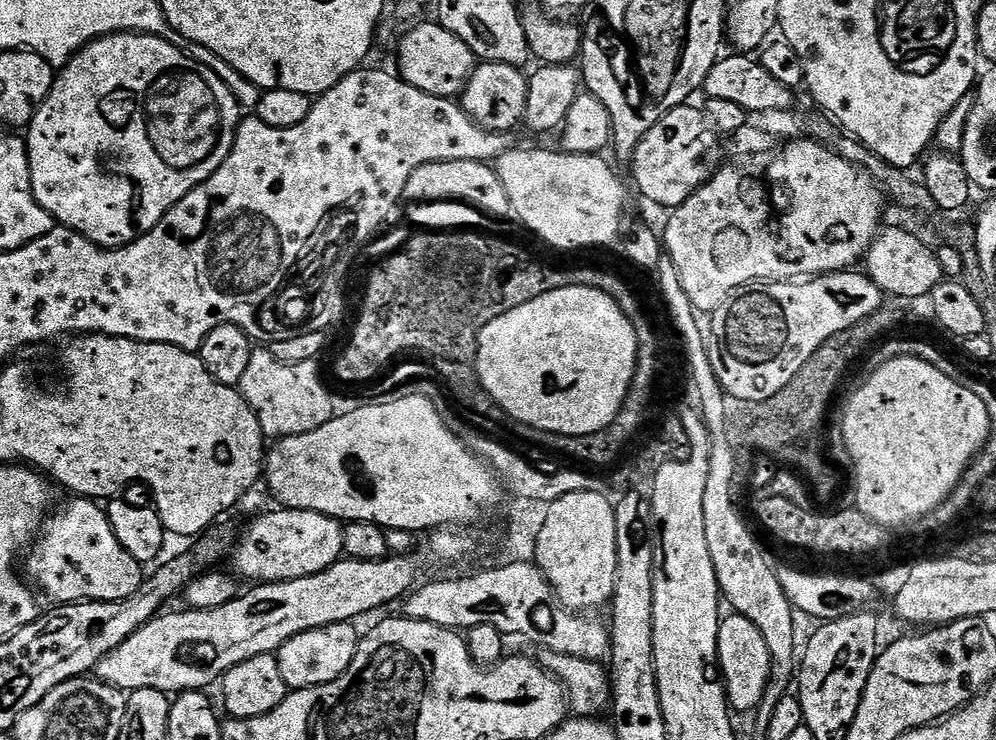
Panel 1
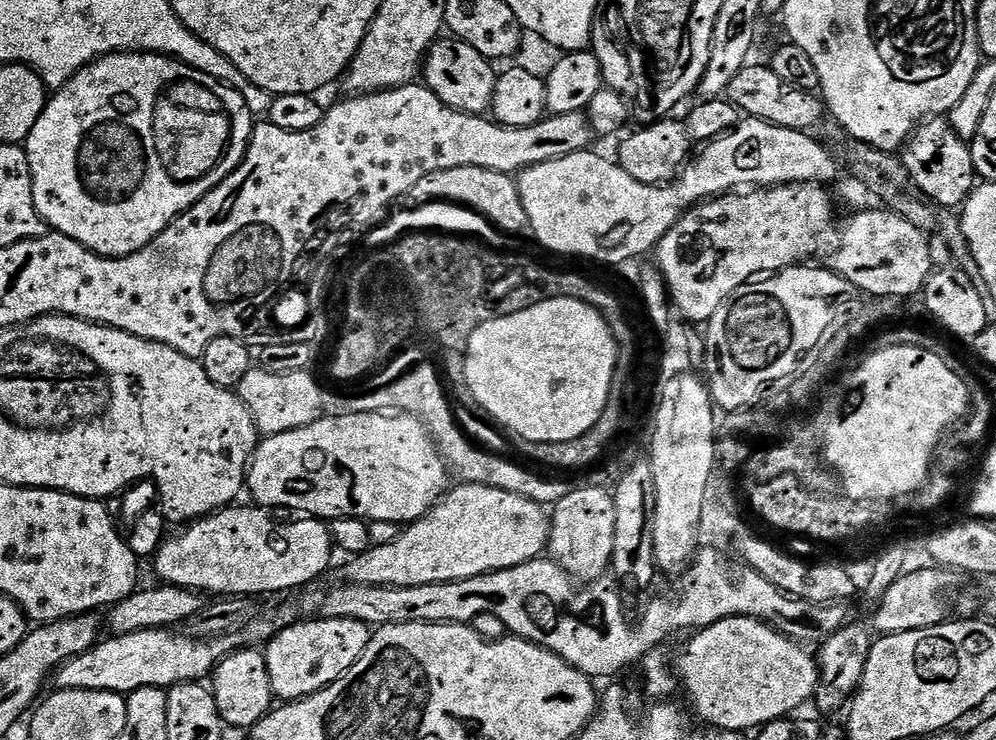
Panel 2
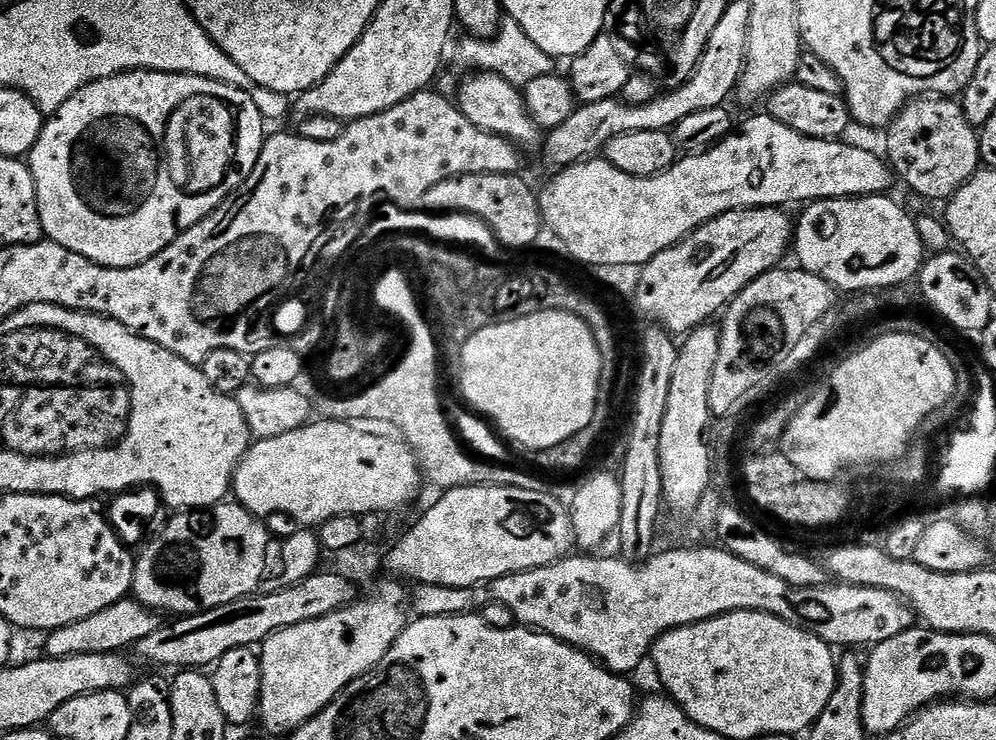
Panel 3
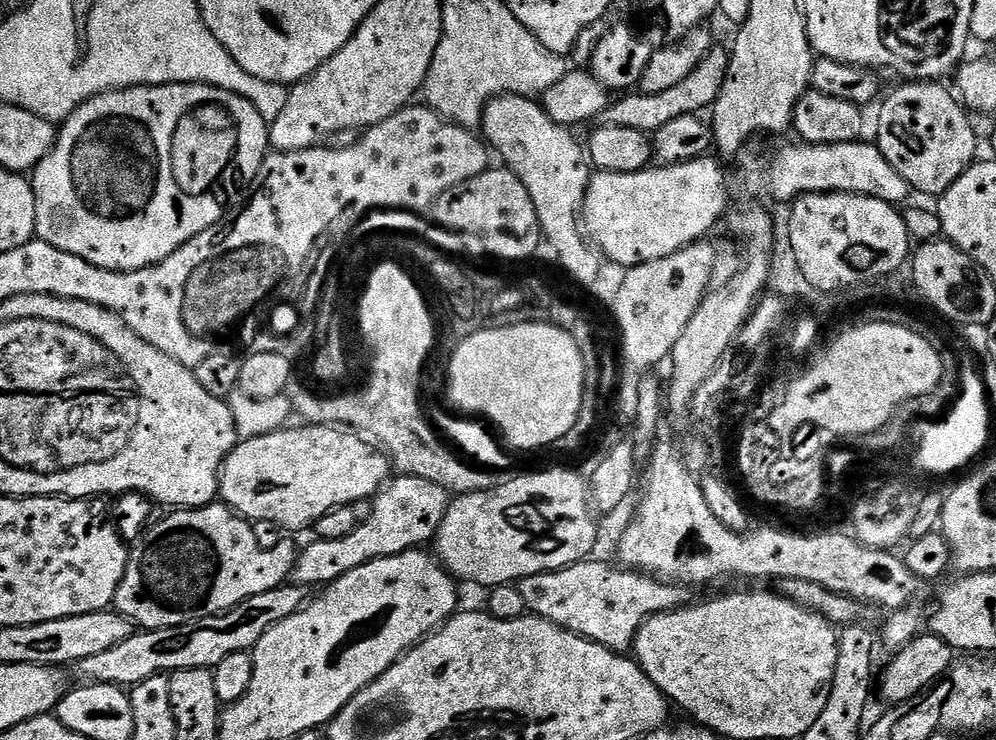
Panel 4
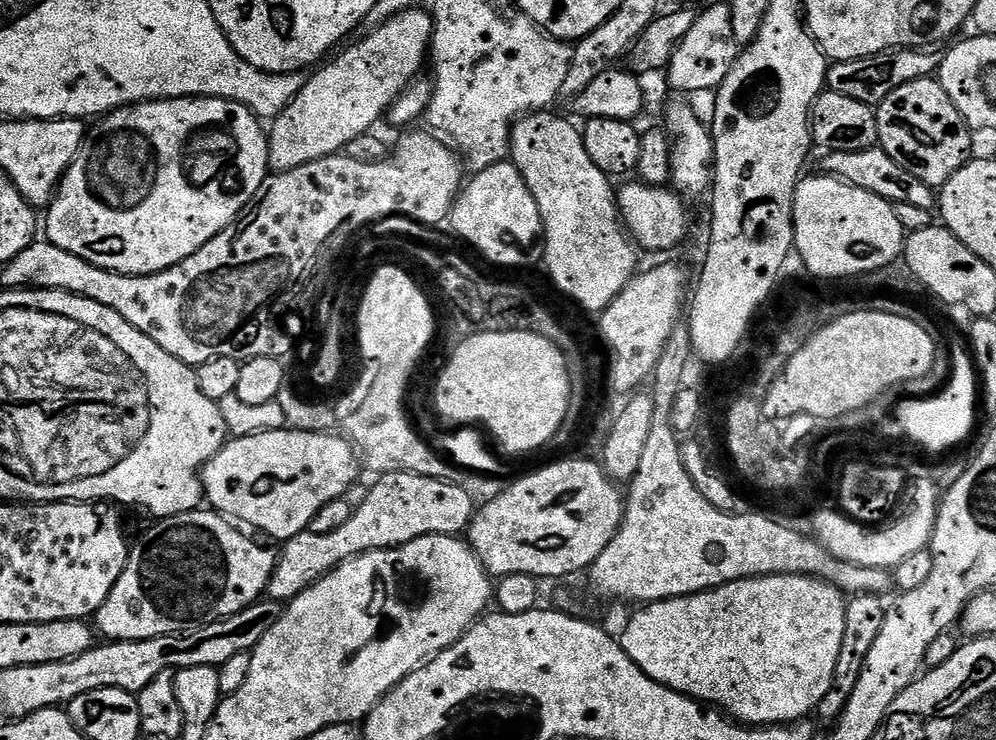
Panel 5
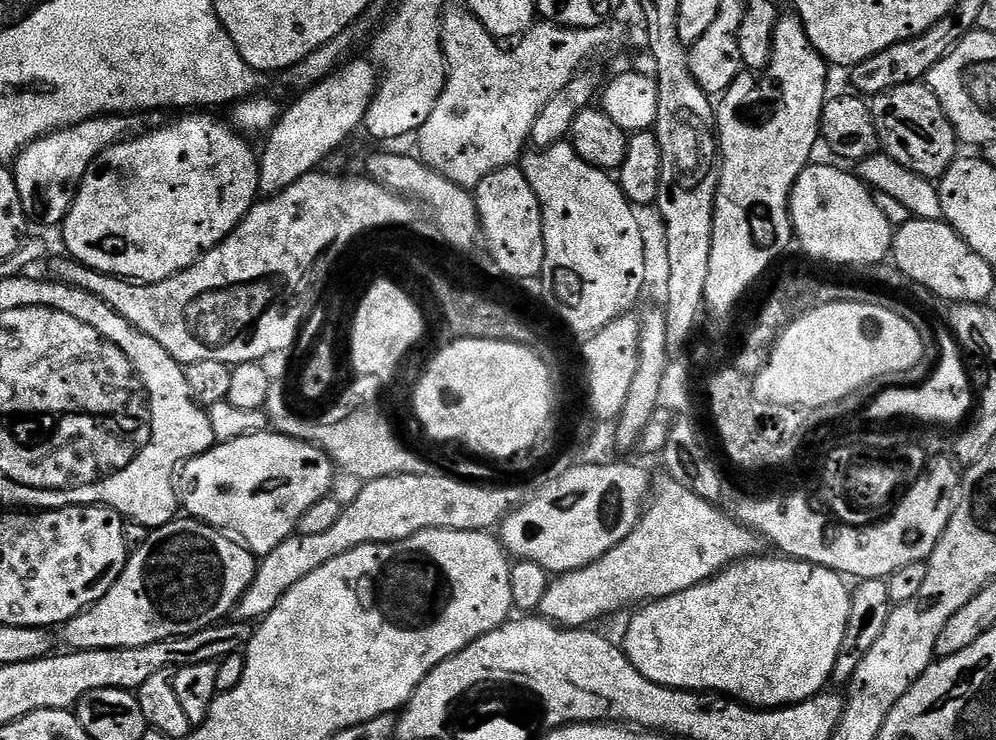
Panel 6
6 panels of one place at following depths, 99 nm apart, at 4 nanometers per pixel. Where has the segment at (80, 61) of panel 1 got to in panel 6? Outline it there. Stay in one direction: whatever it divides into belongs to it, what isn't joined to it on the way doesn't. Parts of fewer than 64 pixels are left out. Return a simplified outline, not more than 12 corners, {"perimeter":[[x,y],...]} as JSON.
{"perimeter":[[184,116],[112,144],[62,244],[153,284],[240,225],[251,143]]}

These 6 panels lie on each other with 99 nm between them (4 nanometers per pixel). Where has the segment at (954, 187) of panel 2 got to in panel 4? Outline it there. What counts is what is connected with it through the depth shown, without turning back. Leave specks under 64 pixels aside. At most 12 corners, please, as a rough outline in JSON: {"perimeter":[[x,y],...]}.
{"perimeter":[[943,83],[883,97],[874,143],[939,198],[977,159],[973,117]]}

